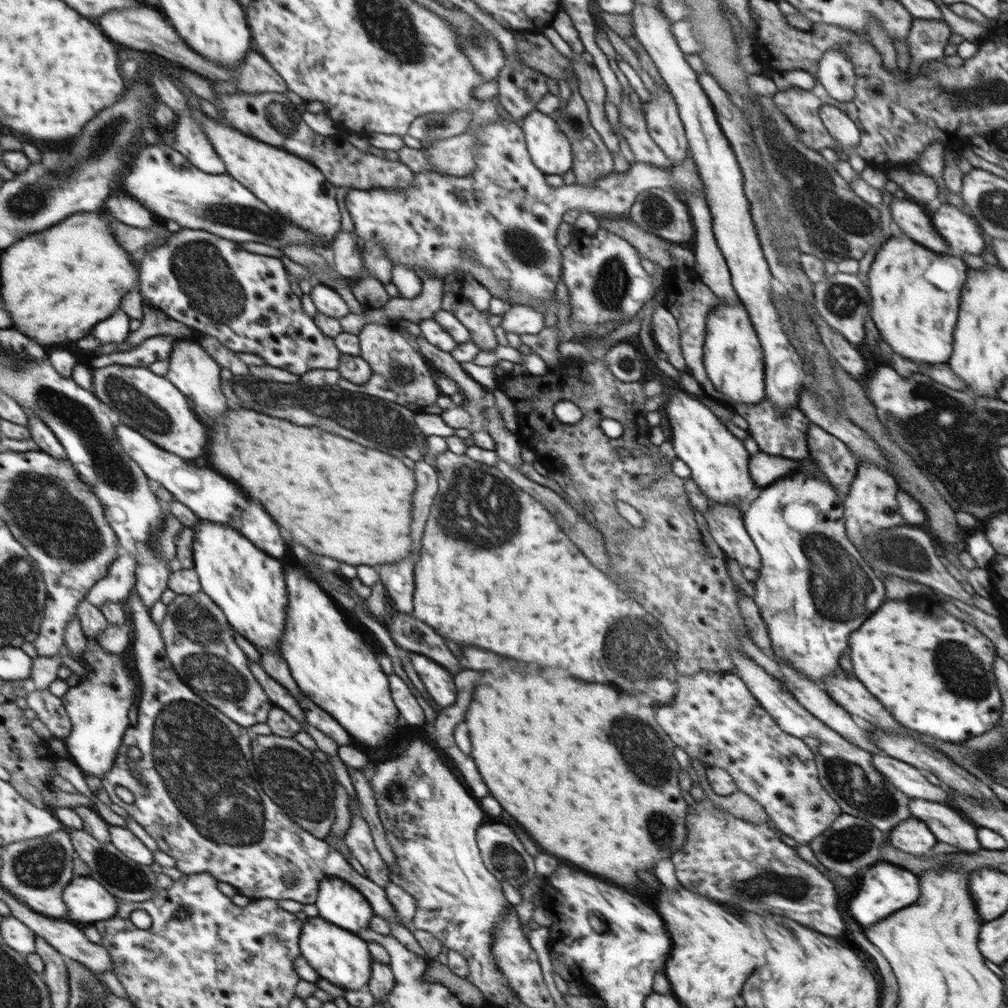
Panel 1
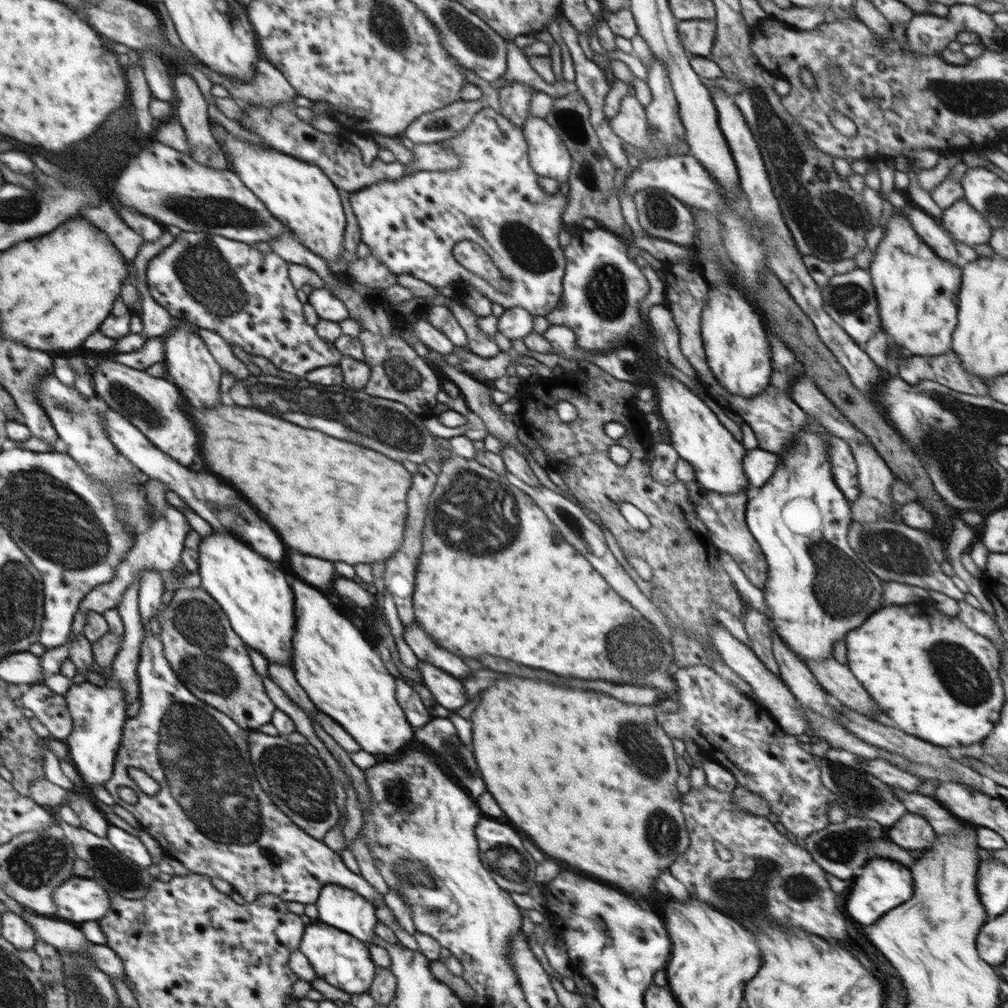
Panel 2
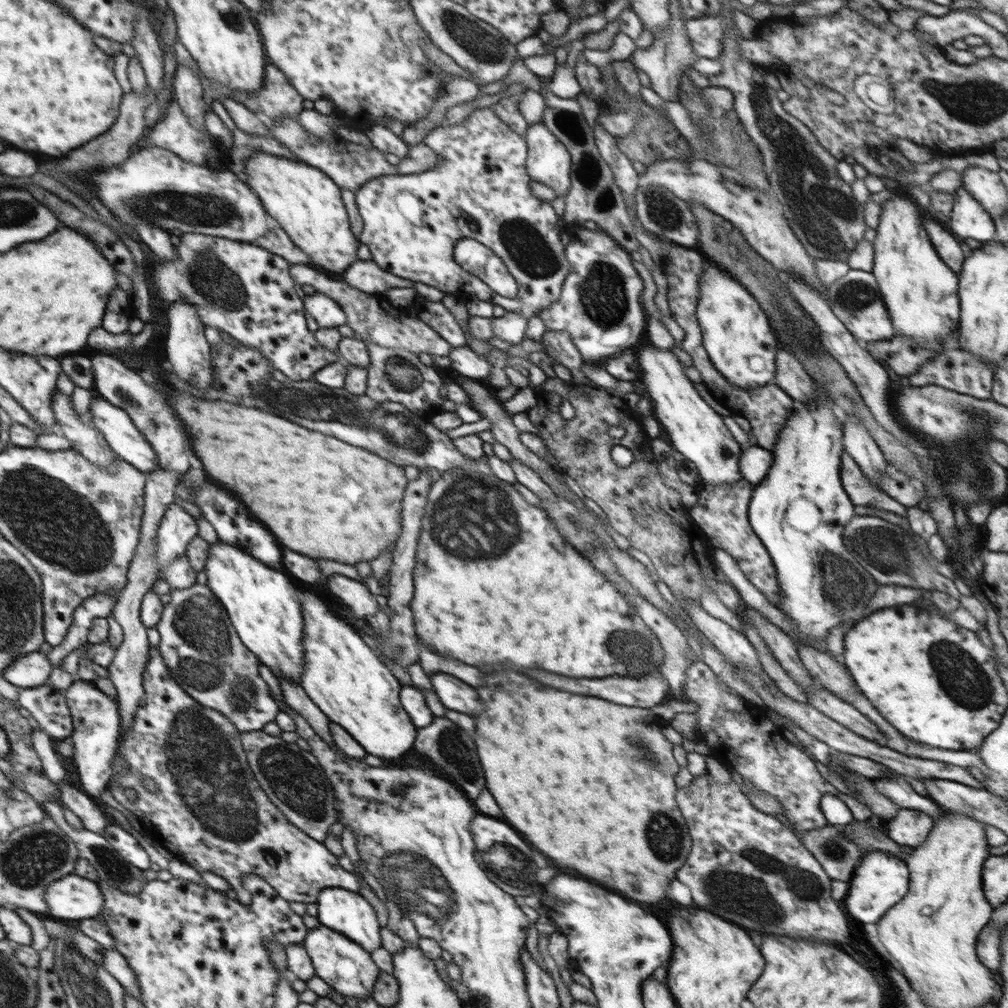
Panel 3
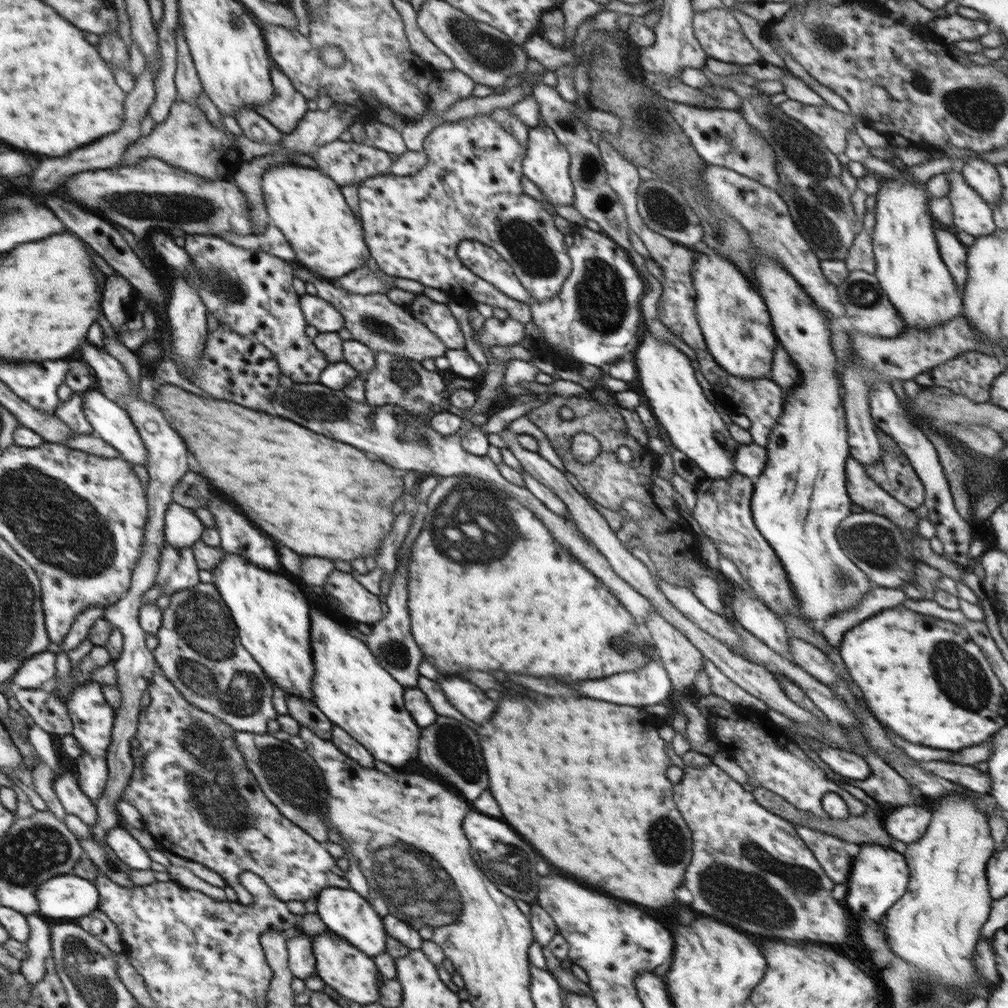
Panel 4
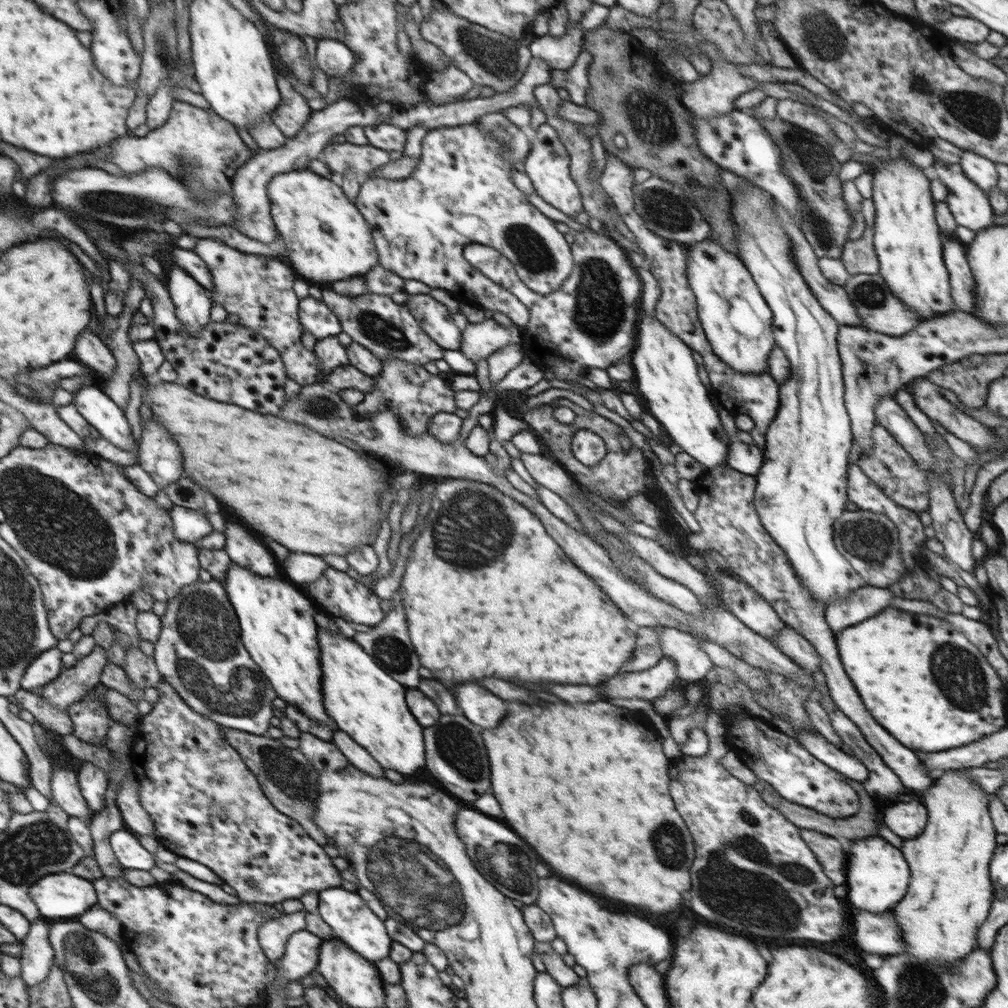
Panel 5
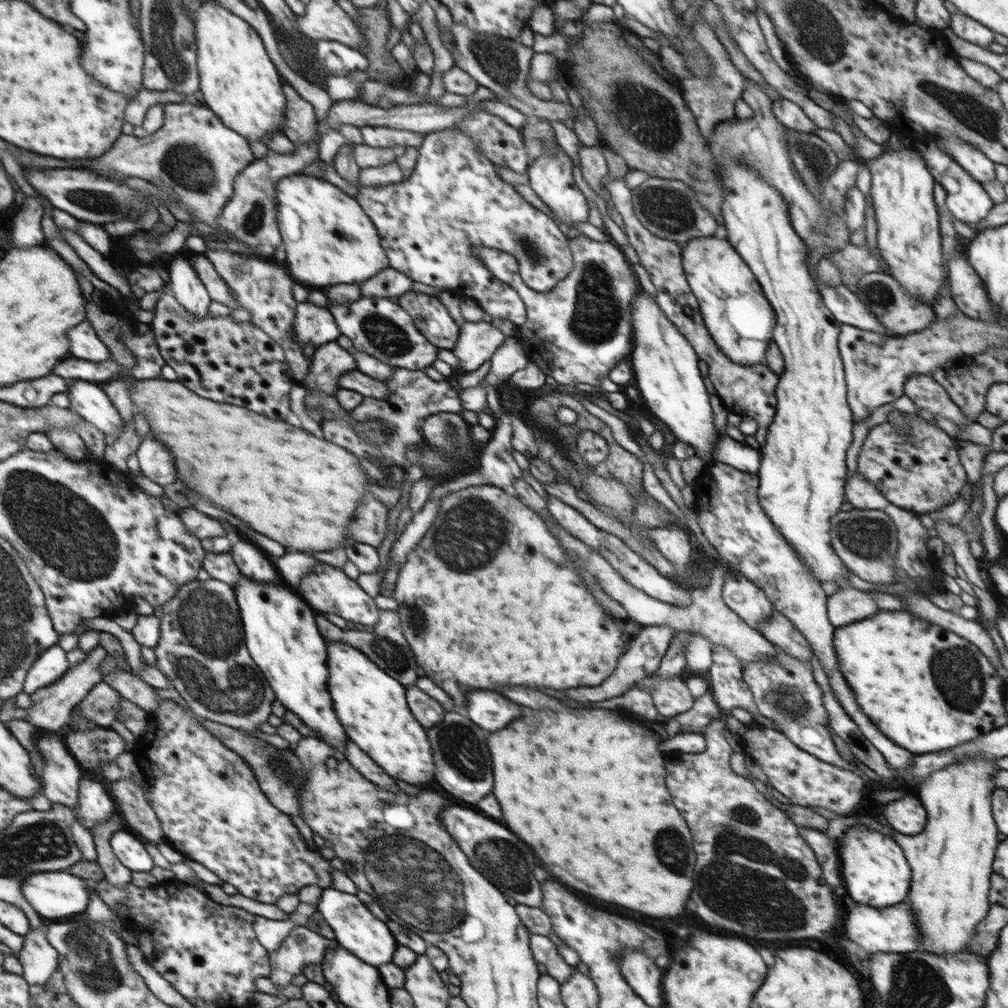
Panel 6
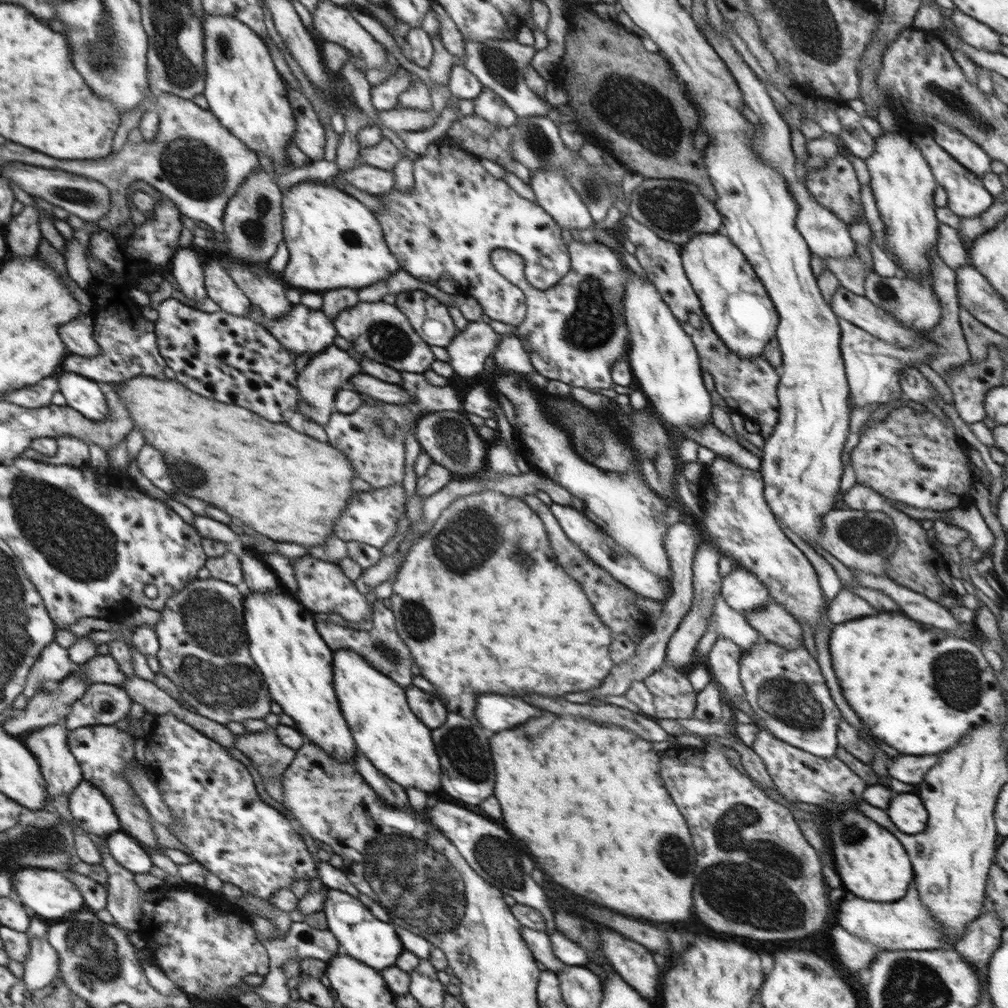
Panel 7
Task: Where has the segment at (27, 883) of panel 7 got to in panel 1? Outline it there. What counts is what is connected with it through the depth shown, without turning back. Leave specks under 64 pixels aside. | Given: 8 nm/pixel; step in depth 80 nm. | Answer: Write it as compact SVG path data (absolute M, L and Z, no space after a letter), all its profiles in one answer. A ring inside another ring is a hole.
M91 876L75 878L72 886L68 884L68 896L64 896L64 901L68 902L67 910L72 910L66 918L90 924L114 918L118 912L118 896L112 896Z

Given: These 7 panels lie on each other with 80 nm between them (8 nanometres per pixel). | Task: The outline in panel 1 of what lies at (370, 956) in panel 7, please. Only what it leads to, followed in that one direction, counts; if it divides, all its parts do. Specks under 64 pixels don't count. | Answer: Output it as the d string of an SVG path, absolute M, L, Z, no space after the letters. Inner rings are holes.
M341 878L320 882L315 905L324 921L354 935L368 929L374 915L366 897Z

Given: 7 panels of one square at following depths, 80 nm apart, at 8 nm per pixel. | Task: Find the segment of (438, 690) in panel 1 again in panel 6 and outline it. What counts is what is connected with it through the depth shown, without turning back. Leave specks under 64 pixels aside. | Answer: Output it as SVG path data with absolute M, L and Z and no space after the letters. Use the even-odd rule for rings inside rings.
M476 690L468 694L468 716L484 730L496 732L500 728L506 728L520 714L522 706L516 706L516 702L504 698L498 692Z

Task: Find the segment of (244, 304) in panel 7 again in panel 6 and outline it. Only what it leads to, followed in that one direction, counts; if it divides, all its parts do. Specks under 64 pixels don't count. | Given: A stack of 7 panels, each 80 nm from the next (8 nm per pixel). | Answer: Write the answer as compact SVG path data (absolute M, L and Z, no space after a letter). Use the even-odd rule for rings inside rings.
M186 252L186 256L191 258L192 264L199 274L201 281L209 292L212 301L218 301L224 306L229 306L232 310L238 308L236 297L228 288L224 279L215 271L215 266L204 256Z

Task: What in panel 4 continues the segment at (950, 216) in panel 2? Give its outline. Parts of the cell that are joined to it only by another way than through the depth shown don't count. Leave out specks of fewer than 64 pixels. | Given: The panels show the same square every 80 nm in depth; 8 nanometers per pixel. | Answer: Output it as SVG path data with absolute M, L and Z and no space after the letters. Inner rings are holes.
M954 168L947 173L950 190L947 194L953 210L953 231L962 230L972 236L992 234L997 226L991 206L965 180L961 172Z

